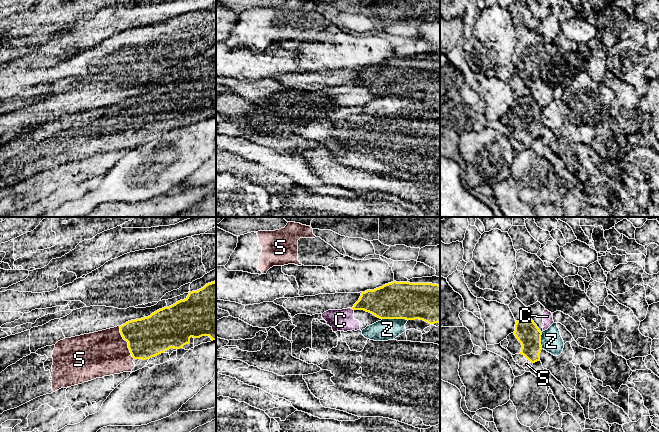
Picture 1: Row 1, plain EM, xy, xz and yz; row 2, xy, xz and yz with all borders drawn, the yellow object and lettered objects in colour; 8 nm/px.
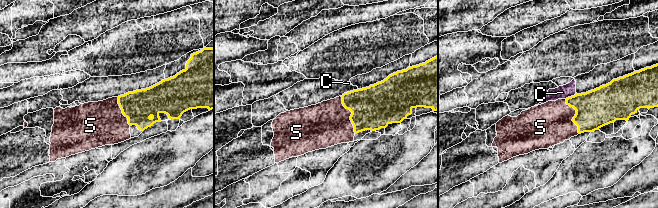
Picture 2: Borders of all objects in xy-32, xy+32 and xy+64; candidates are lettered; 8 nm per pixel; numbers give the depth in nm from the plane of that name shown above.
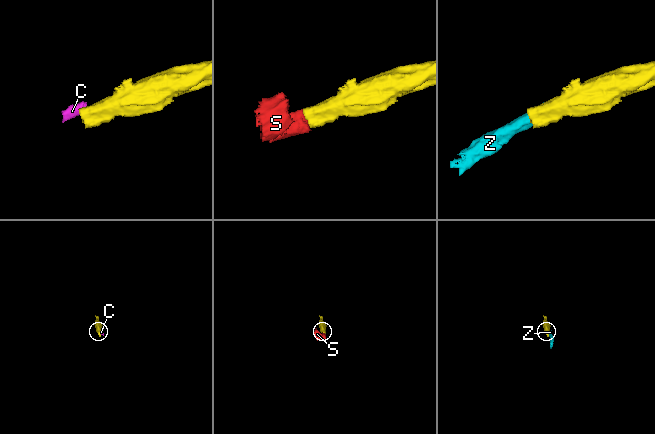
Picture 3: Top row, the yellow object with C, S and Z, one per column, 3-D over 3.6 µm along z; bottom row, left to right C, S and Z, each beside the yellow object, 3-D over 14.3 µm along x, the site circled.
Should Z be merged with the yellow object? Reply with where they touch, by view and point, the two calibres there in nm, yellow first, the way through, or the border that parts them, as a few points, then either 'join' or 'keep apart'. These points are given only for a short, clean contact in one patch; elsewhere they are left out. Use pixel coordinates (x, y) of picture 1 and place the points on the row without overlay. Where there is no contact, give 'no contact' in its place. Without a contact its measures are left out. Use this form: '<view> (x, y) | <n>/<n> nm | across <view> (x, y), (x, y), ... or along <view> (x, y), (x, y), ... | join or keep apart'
xz (395, 94) | 300/180 nm | keep apart

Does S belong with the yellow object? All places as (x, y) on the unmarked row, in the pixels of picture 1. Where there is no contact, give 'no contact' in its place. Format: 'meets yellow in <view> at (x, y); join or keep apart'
meets yellow in xy at (127, 117); join

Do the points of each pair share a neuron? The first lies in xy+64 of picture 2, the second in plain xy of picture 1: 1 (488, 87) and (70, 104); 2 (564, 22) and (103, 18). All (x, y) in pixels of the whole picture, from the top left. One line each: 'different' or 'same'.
1: different
2: same

